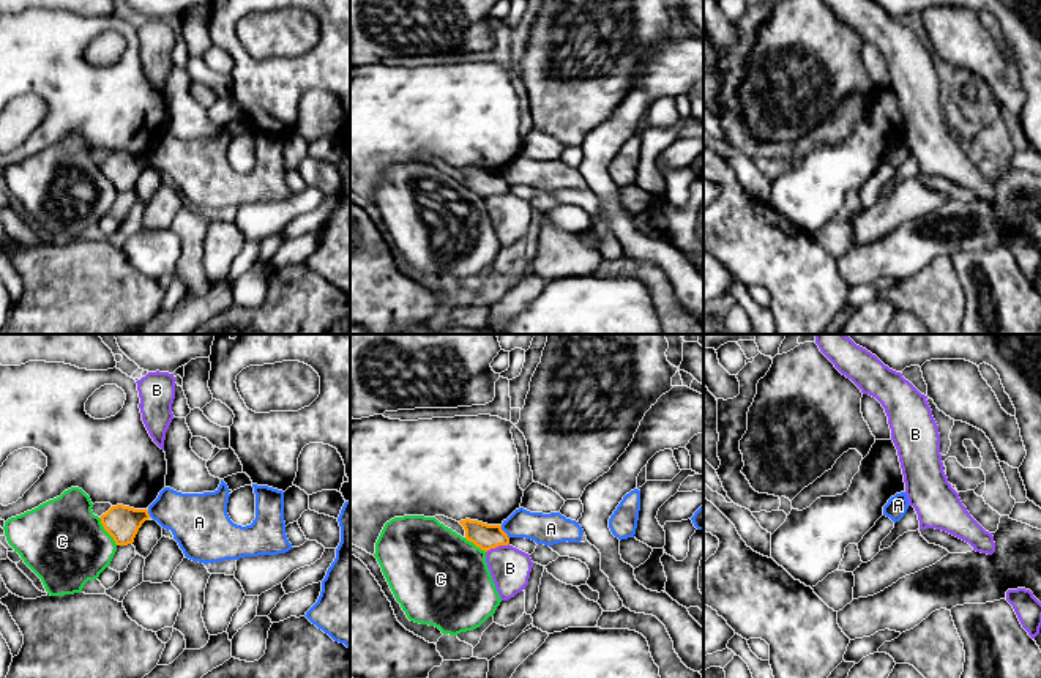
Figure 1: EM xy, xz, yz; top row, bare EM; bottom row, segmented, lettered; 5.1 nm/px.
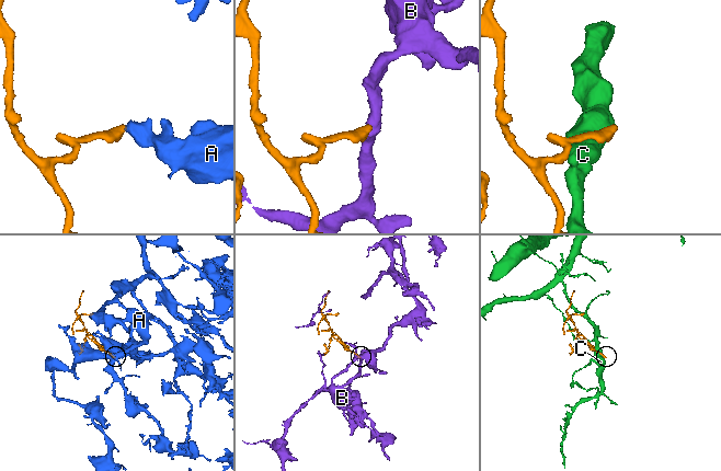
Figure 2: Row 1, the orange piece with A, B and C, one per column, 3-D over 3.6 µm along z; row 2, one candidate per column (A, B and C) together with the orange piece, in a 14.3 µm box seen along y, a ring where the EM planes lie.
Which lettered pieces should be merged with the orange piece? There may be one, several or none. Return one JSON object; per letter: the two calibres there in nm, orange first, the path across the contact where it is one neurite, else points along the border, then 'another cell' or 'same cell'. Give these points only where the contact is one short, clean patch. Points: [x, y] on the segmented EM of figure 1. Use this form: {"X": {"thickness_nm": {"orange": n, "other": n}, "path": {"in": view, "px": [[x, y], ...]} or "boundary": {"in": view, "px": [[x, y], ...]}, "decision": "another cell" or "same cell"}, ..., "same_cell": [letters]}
{"A": {"thickness_nm": {"orange": 130, "other": 160}, "boundary": {"in": "xz", "px": [[500, 525], [508, 538]]}, "decision": "another cell"}, "B": {"thickness_nm": {"orange": 130, "other": 200}, "decision": "another cell"}, "C": {"thickness_nm": {"orange": 180, "other": 420}, "decision": "another cell"}, "same_cell": []}

